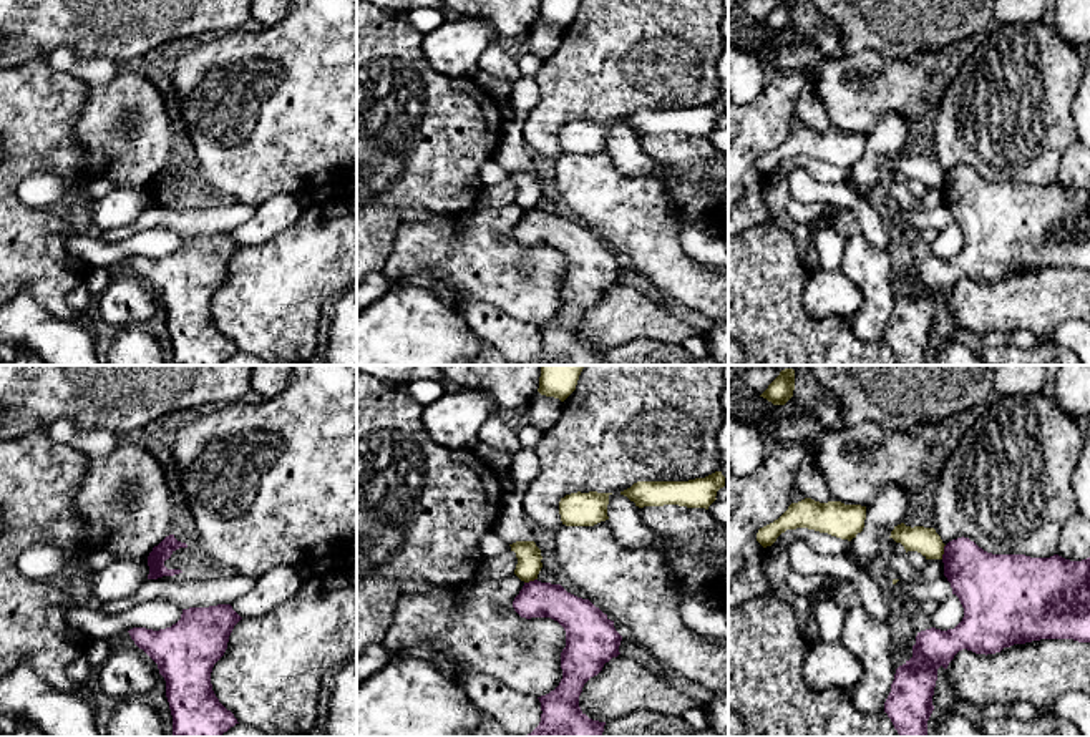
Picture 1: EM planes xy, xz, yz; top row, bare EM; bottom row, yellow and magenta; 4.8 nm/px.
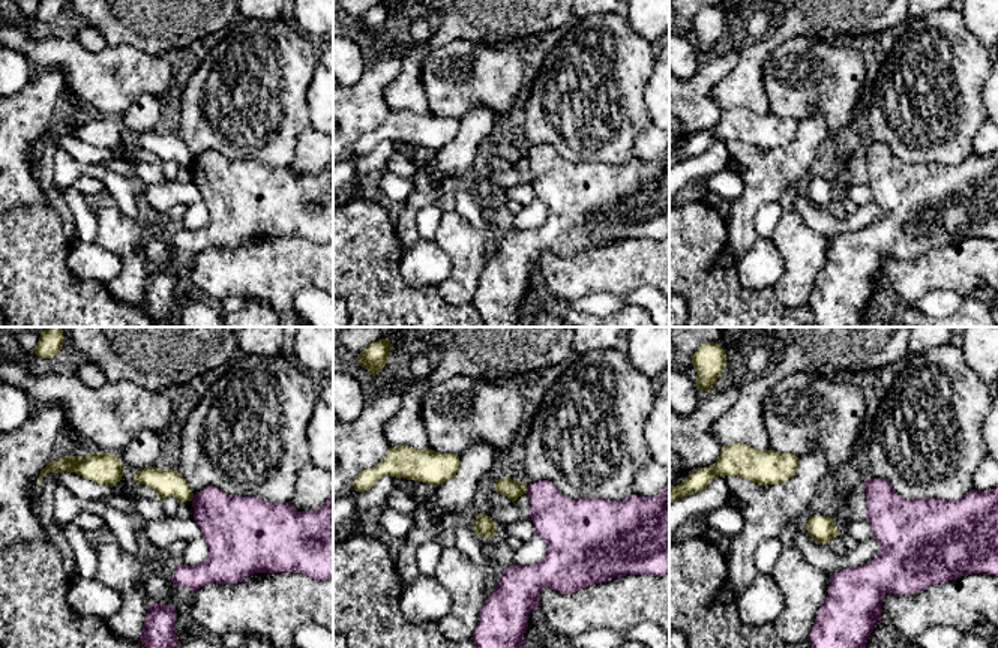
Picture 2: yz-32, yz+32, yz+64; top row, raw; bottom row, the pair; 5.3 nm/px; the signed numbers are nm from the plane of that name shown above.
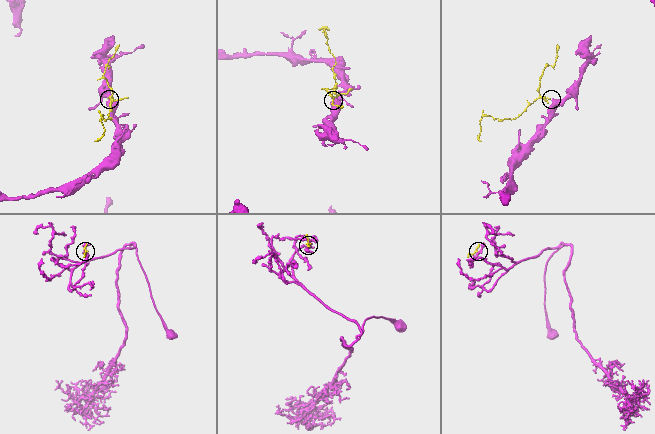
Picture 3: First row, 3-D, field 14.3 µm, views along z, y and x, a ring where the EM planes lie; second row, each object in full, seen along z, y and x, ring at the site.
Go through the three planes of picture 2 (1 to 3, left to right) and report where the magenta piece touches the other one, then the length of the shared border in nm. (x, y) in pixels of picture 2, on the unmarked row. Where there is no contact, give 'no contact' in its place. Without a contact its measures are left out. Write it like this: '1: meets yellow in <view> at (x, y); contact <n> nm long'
1: meets yellow in yz-32 at (192, 161); contact 40 nm long
2: meets yellow in yz+32 at (526, 153); contact 50 nm long
3: no contact

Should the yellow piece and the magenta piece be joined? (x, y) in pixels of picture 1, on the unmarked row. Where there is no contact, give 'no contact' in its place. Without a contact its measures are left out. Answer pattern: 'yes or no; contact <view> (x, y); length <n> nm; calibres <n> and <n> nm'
no; contact yz (943, 180); length 80 nm; calibres 130 and 280 nm

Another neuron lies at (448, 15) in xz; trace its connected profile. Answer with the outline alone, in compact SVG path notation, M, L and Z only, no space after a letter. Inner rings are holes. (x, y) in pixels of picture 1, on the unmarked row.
M363 0L367 3L373 3L380 8L390 8L390 10L403 10L403 12L410 12L410 10L416 10L416 8L435 8L443 15L445 22L456 22L456 20L465 20L465 18L474 18L474 20L481 20L484 23L491 23L489 20L484 18L478 18L478 17L466 17L461 13L453 12L451 8L448 8L441 0Z

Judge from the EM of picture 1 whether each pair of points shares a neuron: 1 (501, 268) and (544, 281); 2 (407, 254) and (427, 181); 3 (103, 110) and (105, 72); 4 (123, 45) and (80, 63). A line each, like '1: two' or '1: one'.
1: one
2: two
3: two
4: two

